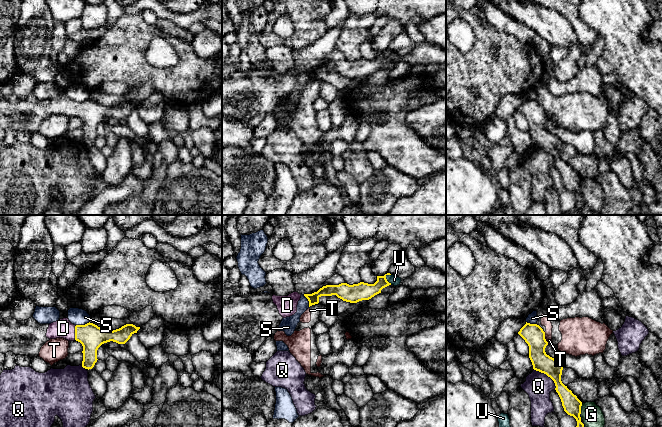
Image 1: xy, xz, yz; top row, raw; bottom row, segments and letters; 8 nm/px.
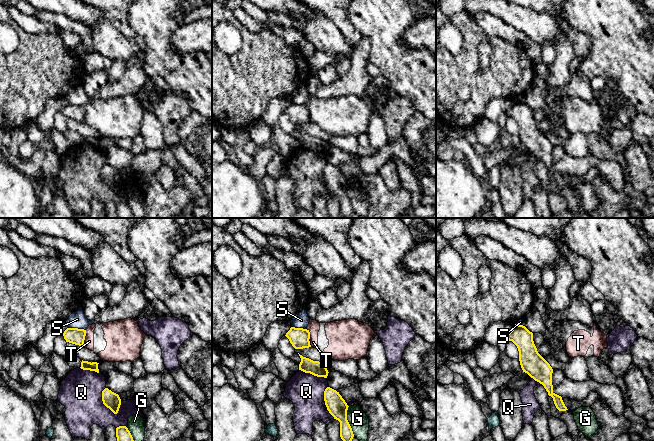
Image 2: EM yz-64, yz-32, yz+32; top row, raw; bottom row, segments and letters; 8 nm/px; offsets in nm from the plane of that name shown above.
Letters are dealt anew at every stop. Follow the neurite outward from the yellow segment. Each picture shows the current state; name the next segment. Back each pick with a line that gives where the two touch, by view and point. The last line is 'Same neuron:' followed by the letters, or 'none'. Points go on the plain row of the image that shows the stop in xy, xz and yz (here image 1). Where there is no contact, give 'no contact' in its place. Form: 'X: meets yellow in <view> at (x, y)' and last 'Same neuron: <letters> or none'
D: meets yellow in xy at (75, 108)
Same neuron: D

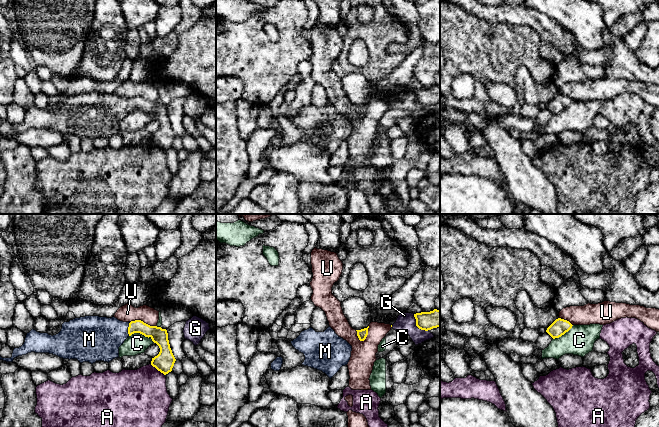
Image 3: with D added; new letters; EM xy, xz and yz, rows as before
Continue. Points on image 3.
M: meets yellow in xy at (128, 105)
Same neuron: M

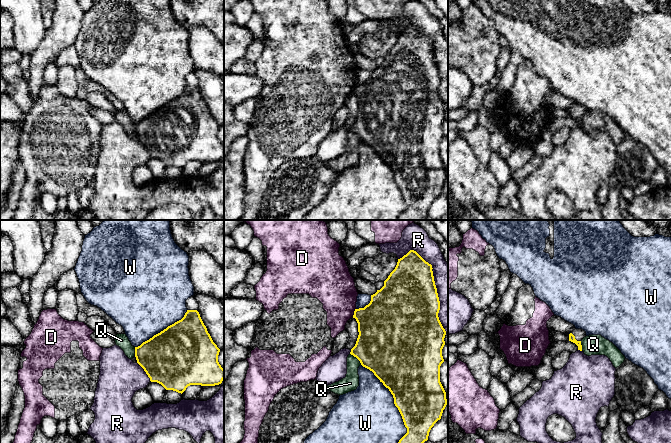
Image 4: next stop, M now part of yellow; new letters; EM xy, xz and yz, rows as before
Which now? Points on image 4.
Same neuron: none

